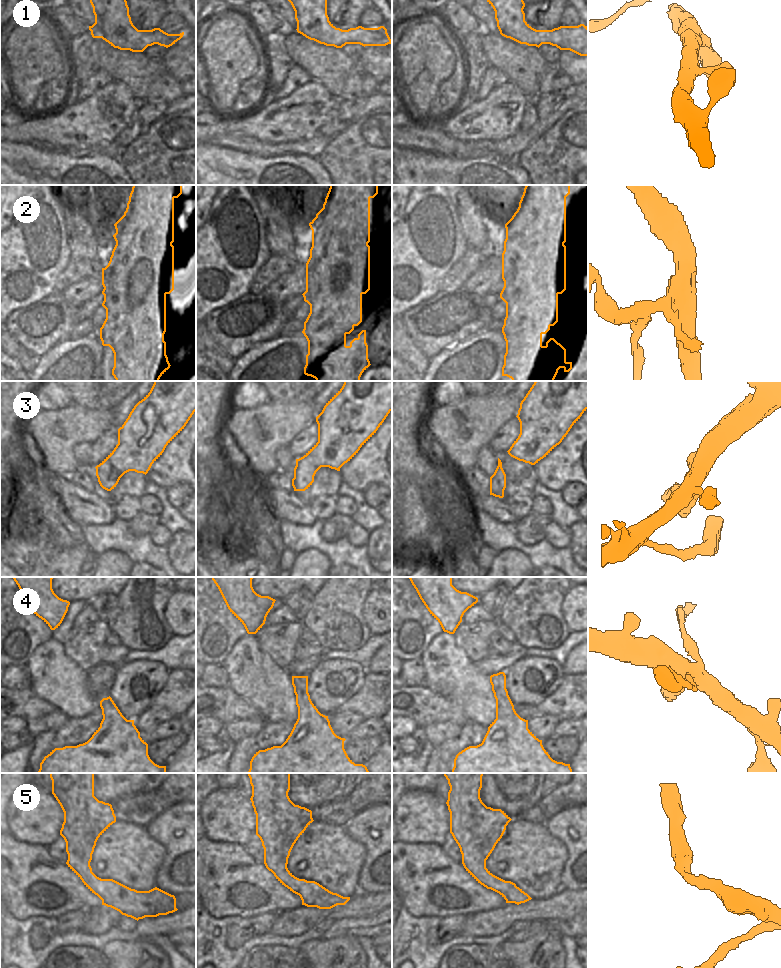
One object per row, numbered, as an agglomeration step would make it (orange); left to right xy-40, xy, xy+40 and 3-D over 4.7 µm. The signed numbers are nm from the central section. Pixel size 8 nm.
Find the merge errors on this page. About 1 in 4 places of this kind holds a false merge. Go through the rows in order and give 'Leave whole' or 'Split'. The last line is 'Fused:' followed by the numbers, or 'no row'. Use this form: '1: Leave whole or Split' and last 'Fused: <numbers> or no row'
1: Leave whole
2: Split
3: Leave whole
4: Leave whole
5: Leave whole
Fused: 2.

